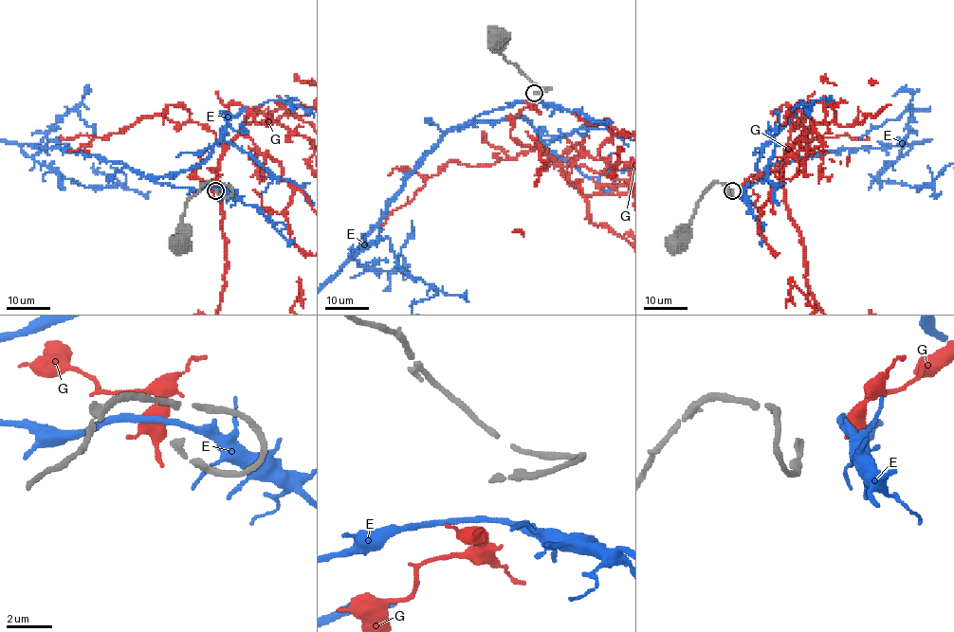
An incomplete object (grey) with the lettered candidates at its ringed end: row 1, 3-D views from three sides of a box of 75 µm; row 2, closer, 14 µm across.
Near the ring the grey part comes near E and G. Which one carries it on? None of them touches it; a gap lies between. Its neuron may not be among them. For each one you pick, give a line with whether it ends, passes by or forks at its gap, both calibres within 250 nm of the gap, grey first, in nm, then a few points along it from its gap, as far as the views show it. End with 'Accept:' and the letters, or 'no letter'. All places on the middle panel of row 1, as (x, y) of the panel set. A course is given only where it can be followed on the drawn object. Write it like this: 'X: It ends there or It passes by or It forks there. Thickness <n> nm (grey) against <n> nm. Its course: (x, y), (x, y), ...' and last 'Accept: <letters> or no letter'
Accept: no letter

